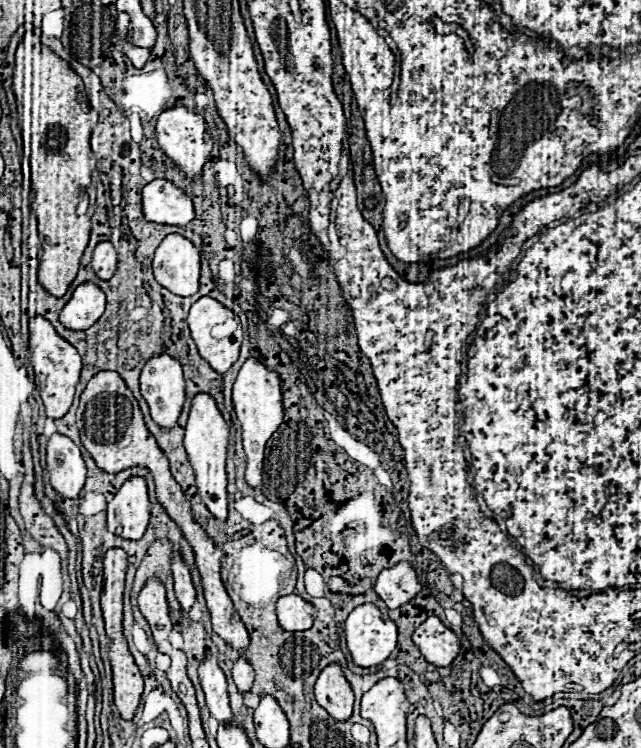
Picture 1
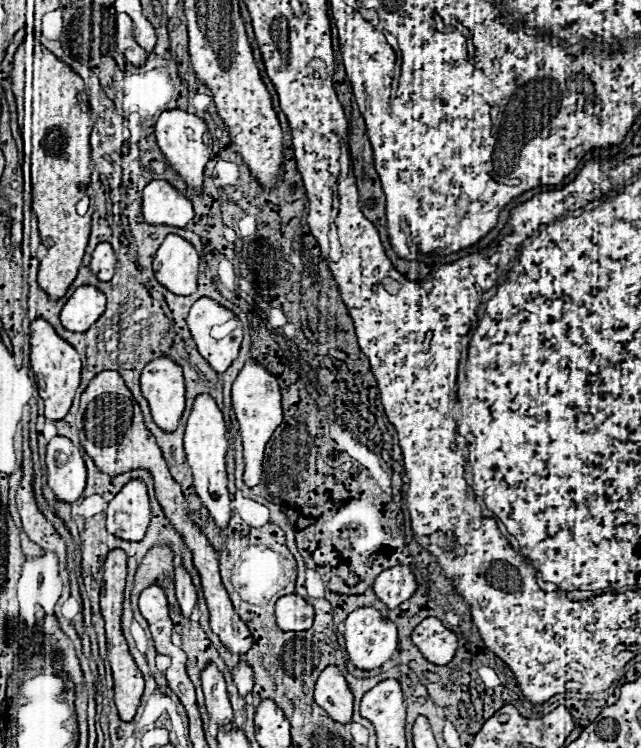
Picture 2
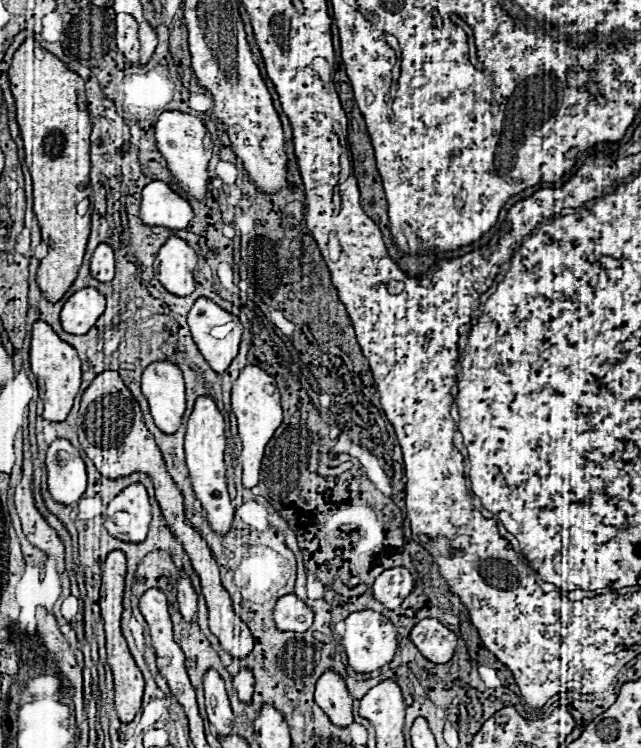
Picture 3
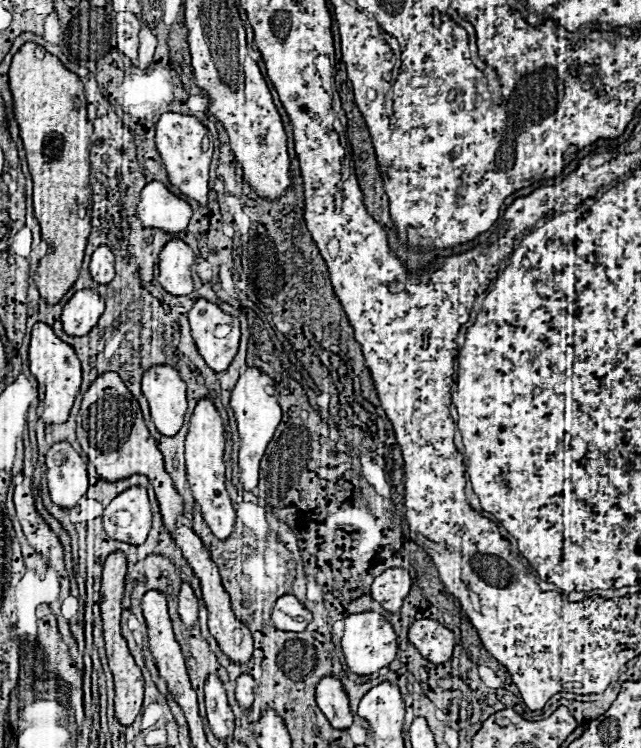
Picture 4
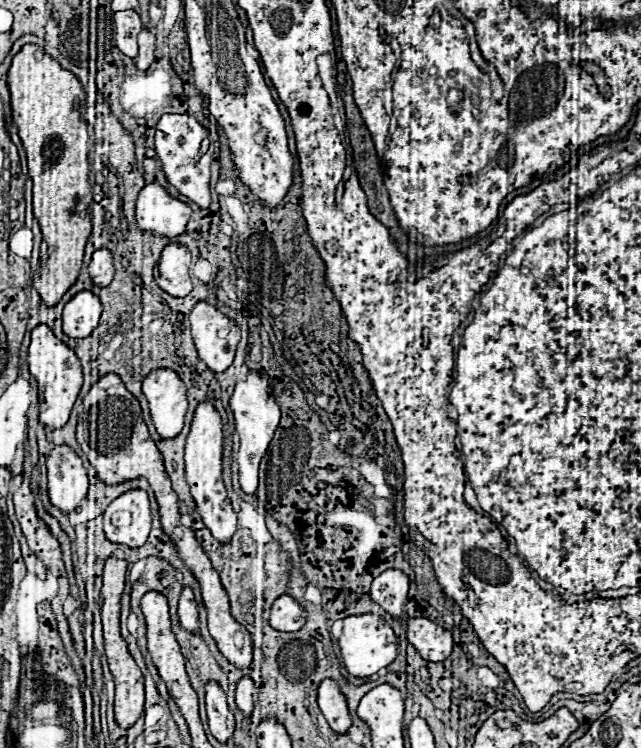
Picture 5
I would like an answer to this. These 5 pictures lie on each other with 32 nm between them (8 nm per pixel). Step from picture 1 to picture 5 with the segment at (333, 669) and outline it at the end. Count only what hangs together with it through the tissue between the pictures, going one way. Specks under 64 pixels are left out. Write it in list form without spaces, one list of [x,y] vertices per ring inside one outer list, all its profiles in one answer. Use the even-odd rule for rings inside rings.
[[[330,678],[320,682],[318,706],[334,732],[348,732],[348,728],[352,726],[352,716],[348,714],[348,702],[346,696],[340,692],[338,682]]]

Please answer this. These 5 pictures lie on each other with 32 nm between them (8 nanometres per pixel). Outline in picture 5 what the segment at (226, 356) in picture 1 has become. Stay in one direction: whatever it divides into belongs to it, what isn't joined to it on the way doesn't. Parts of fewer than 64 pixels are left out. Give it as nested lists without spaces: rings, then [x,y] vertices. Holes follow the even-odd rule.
[[[198,302],[190,312],[192,336],[200,360],[214,372],[224,372],[236,354],[240,330],[234,320],[206,302]]]

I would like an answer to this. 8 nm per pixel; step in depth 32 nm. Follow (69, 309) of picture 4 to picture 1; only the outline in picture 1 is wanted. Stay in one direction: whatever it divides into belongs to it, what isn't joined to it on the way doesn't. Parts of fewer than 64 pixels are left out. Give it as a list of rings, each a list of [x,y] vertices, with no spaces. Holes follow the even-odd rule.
[[[92,282],[80,284],[60,312],[60,322],[68,330],[86,330],[104,314],[106,294]]]

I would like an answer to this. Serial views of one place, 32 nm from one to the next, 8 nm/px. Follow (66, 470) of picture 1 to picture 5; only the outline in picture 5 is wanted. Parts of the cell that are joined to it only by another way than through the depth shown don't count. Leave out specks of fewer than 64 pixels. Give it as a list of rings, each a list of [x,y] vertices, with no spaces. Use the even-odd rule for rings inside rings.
[[[66,444],[50,450],[48,466],[48,492],[50,502],[62,512],[74,510],[88,492],[88,476],[80,456]]]

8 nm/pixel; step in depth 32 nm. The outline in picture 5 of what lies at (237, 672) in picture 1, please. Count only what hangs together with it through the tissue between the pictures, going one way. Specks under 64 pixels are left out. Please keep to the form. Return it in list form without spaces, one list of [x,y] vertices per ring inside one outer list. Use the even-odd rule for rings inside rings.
[[[242,676],[238,682],[236,682],[236,704],[238,708],[250,716],[252,714],[252,708],[254,708],[254,702],[256,702],[256,690],[254,690],[254,682],[250,676]]]

